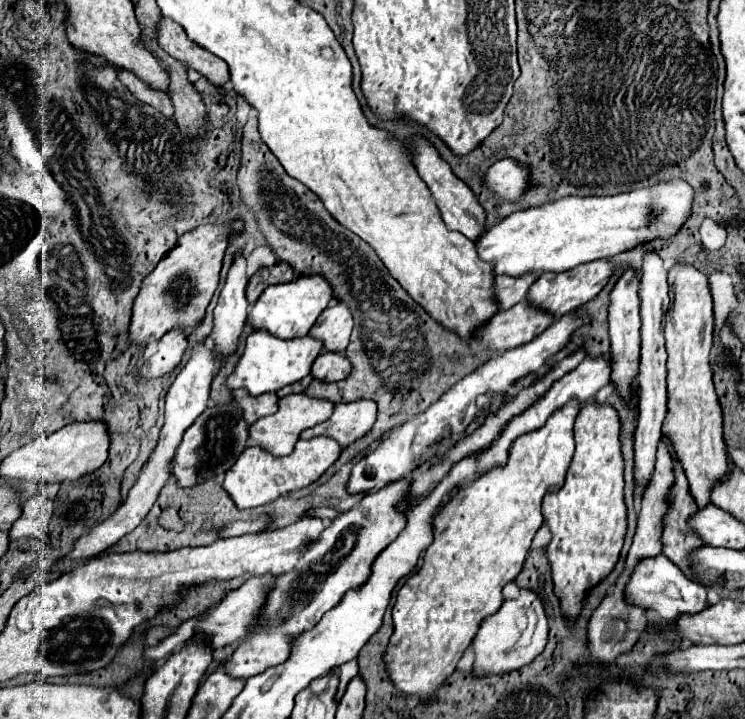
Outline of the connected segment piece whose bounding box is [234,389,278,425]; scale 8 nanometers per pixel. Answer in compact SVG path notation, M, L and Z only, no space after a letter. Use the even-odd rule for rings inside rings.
M236 389L234 391L234 401L240 403L240 407L244 407L244 419L248 419L250 425L254 421L258 421L260 417L278 411L278 395L252 397L252 395L248 395L246 389Z

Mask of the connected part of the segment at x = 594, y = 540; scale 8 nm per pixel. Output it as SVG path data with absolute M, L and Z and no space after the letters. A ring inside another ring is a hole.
M590 403L584 409L580 409L578 419L576 419L576 451L574 451L570 469L566 475L566 483L562 485L560 491L548 493L542 503L544 519L552 531L552 541L546 547L546 555L552 567L554 593L560 599L564 619L570 623L578 619L586 593L612 573L620 557L620 549L624 545L628 521L626 521L626 503L624 503L624 493L622 493L624 463L622 463L618 437L620 437L620 419L614 407Z

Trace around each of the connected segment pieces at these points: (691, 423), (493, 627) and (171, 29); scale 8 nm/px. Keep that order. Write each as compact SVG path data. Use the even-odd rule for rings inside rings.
M676 263L668 271L670 309L666 315L666 351L668 351L668 413L662 423L662 435L670 439L676 459L688 479L688 489L698 509L710 505L710 493L728 475L726 443L722 439L722 409L716 399L712 371L708 363L714 331L712 295L708 279L690 265Z
M520 589L520 595L516 599L506 599L502 607L494 615L484 619L484 625L480 625L480 631L472 641L476 653L474 675L492 675L500 671L520 669L528 665L532 659L536 659L544 651L546 643L548 643L548 619L544 613L542 599L528 589ZM530 613L536 615L536 627L532 637L526 641L522 639L522 633L530 629Z
M166 17L160 21L160 47L174 59L202 73L214 87L224 87L230 79L228 65L222 59L216 59L196 43L188 41L182 25Z

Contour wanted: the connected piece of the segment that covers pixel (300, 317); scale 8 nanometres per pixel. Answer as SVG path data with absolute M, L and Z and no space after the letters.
M300 275L298 279L282 285L272 285L268 287L256 305L250 311L250 323L254 329L264 329L270 331L272 335L280 339L294 339L294 337L304 337L310 327L316 323L318 315L328 307L332 301L332 285L326 281L322 275Z

